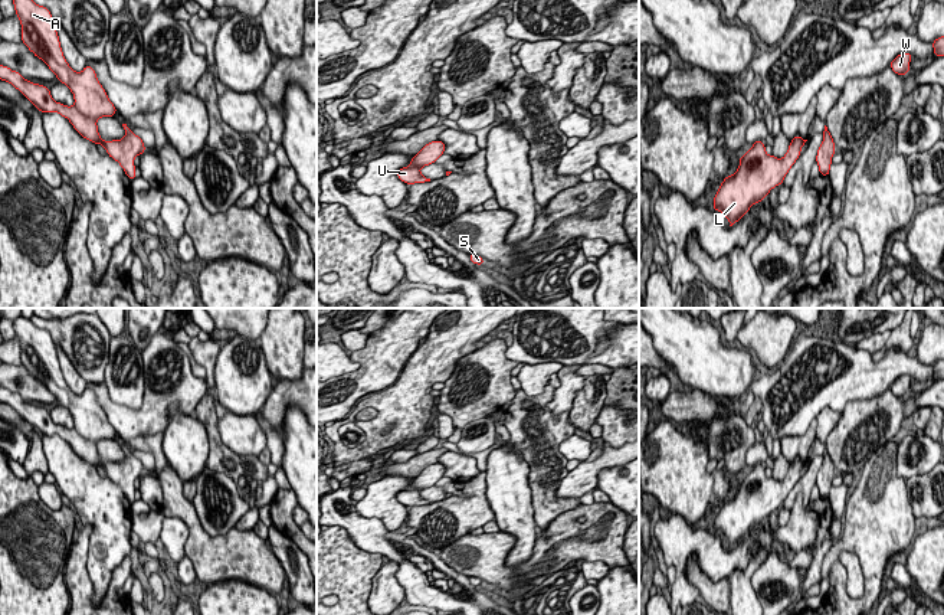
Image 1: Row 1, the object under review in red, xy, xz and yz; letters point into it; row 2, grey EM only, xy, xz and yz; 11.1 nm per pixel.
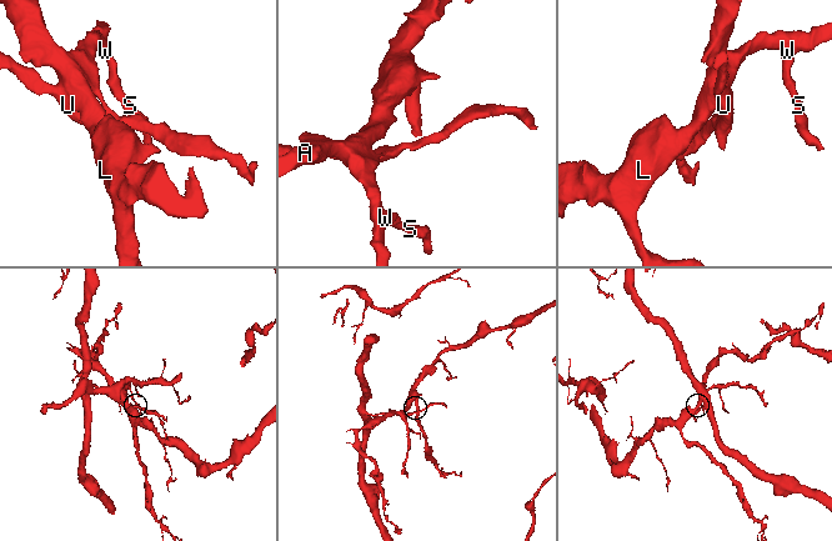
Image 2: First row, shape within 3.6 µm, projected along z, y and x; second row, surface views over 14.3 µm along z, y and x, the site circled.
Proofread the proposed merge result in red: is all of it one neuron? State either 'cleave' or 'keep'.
cleave

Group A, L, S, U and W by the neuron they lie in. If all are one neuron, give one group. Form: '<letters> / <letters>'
A L S W / U

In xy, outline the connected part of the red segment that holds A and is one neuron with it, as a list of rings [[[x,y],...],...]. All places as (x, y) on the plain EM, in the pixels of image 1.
[[[22,314],[13,320],[13,327],[22,347],[22,364],[71,412],[79,435],[95,444],[114,439],[118,432],[109,423],[94,390],[86,387],[82,395],[75,395],[66,385],[50,333]]]

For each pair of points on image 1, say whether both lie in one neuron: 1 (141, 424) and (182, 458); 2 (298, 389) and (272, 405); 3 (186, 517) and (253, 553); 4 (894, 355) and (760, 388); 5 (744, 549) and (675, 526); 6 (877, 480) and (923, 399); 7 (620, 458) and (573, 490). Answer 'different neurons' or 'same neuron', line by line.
1: different neurons
2: same neuron
3: same neuron
4: same neuron
5: same neuron
6: different neurons
7: same neuron

